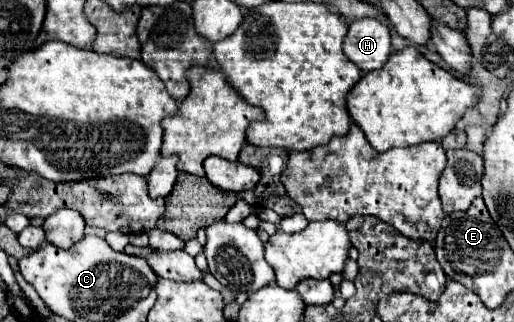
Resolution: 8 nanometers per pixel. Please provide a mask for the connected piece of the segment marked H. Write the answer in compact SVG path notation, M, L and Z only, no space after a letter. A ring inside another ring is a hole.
M372 18L354 20L344 38L344 54L362 70L380 70L390 58L390 32Z

